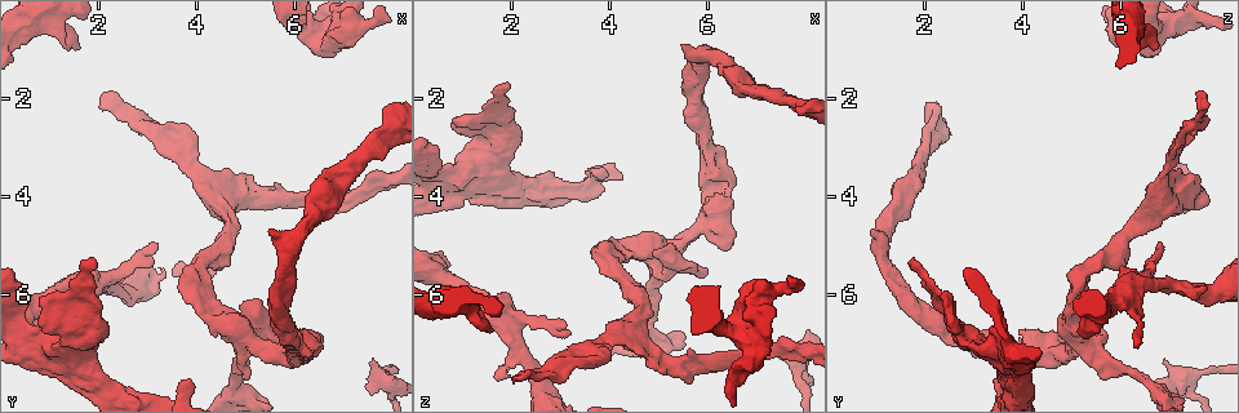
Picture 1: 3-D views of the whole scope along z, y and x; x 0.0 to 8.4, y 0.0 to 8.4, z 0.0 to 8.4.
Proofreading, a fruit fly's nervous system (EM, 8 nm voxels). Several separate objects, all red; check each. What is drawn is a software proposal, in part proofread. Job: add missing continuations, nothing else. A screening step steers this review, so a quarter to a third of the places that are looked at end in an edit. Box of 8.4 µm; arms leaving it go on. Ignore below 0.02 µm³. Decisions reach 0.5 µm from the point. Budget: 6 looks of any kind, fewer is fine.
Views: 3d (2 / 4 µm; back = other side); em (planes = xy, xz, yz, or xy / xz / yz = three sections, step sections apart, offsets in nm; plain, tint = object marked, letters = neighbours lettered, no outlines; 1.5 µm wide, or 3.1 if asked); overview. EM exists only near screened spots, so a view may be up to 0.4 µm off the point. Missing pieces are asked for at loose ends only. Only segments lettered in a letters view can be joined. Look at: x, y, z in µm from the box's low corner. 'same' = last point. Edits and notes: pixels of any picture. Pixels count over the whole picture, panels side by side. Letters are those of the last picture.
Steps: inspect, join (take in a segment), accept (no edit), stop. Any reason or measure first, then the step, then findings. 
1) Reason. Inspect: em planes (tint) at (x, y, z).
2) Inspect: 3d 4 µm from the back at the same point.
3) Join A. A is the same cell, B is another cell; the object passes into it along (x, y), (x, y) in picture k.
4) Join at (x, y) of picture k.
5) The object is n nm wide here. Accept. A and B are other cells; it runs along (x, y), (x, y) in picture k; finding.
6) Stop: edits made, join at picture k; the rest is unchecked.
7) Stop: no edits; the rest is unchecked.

An open end. Inspect: em planes (letters) at (3.20, 4.95, 6.70).

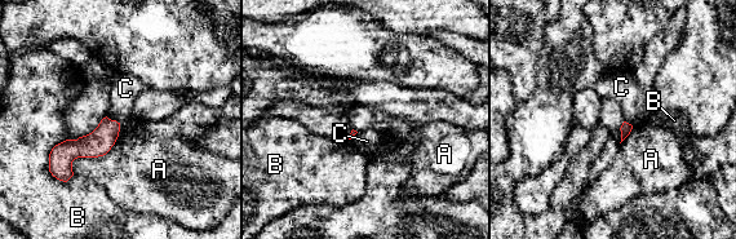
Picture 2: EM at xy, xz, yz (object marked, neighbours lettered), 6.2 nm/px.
The longest contact is with A, 380 nm. Accept. A, B and C are other cells; no lettered segment goes on from it.

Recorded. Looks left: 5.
Branch stops here. Inspect: 3d 2 µm at (6.55, 6.95, 5.00).

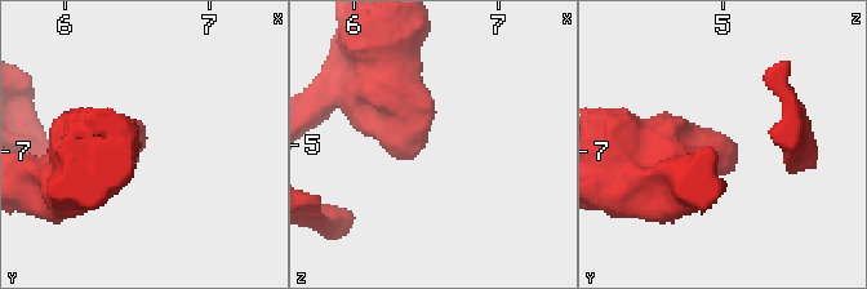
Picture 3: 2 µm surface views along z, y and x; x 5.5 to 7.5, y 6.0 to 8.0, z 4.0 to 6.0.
Inspect: em planes (letters) at (6.50, 7.00, 4.96).

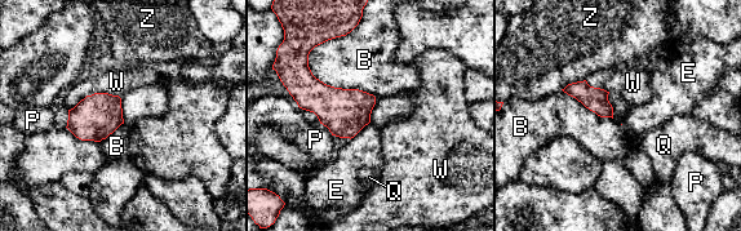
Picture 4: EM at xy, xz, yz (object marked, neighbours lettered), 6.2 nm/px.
Accept. B, E, P, Q, W and Z are other cells; a border runs along (369, 121), (350, 138) in picture 4; no lettered segment goes on from it.

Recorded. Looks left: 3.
An open end. Inspect: 3d 4 µm at (1.85, 5.35, 1.65).

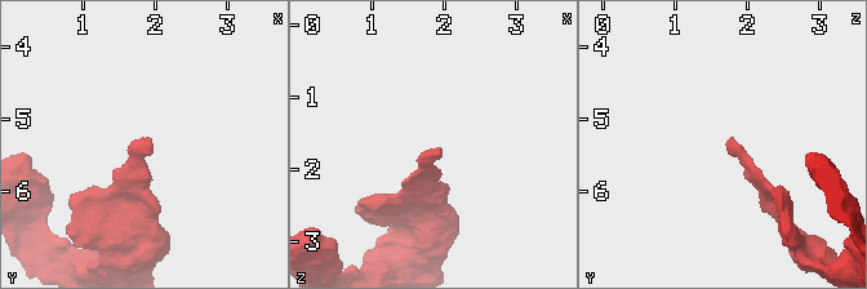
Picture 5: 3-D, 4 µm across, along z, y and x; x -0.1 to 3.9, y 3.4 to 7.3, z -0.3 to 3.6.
Need the tissue. Inspect: em planes (letters) at (1.85, 5.35, 1.75).

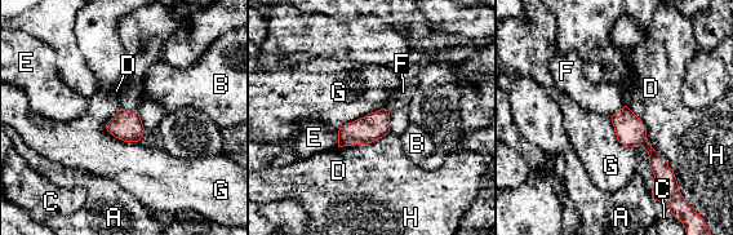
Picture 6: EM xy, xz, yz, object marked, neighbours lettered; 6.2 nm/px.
Accept. A, B, C, D, E, F, G and H are other cells; a border runs along (105, 124), (115, 137), (140, 141) in picture 6; no lettered segment goes on from it.

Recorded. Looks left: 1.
Stop: no edits; the rest is unchecked.

